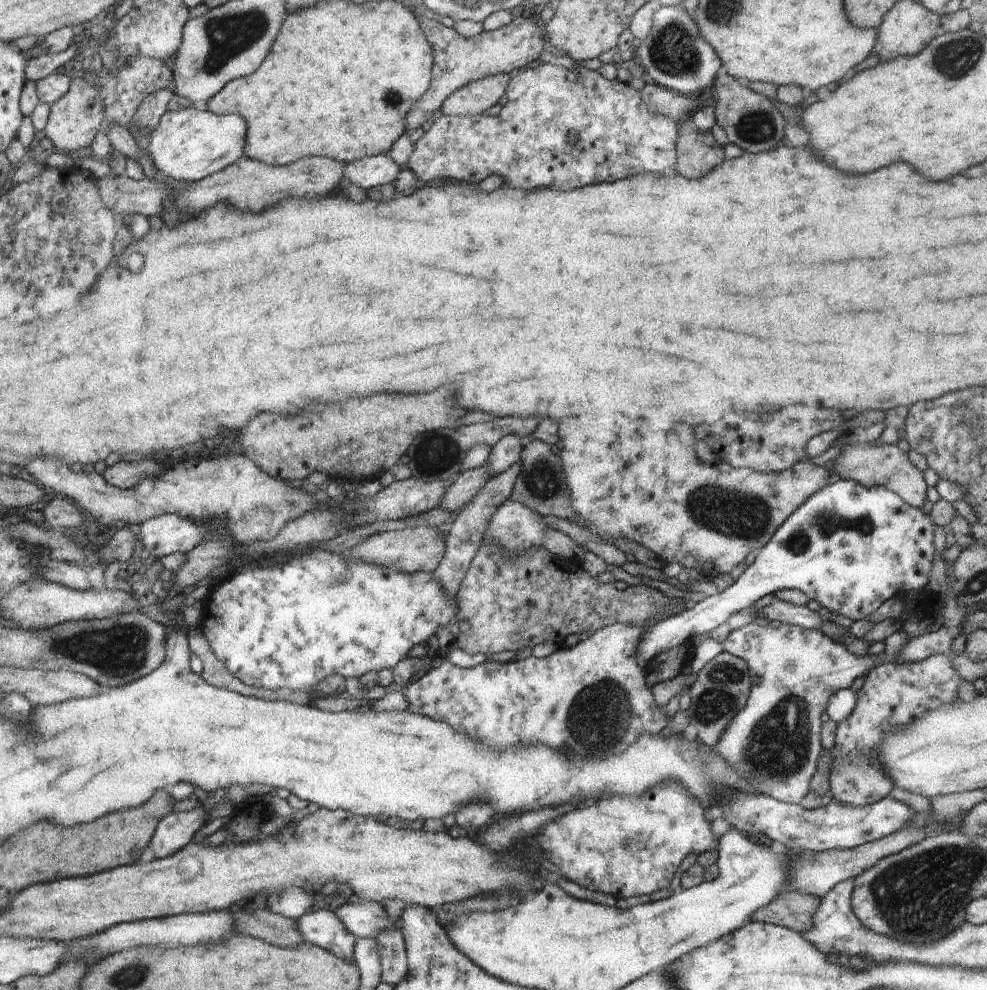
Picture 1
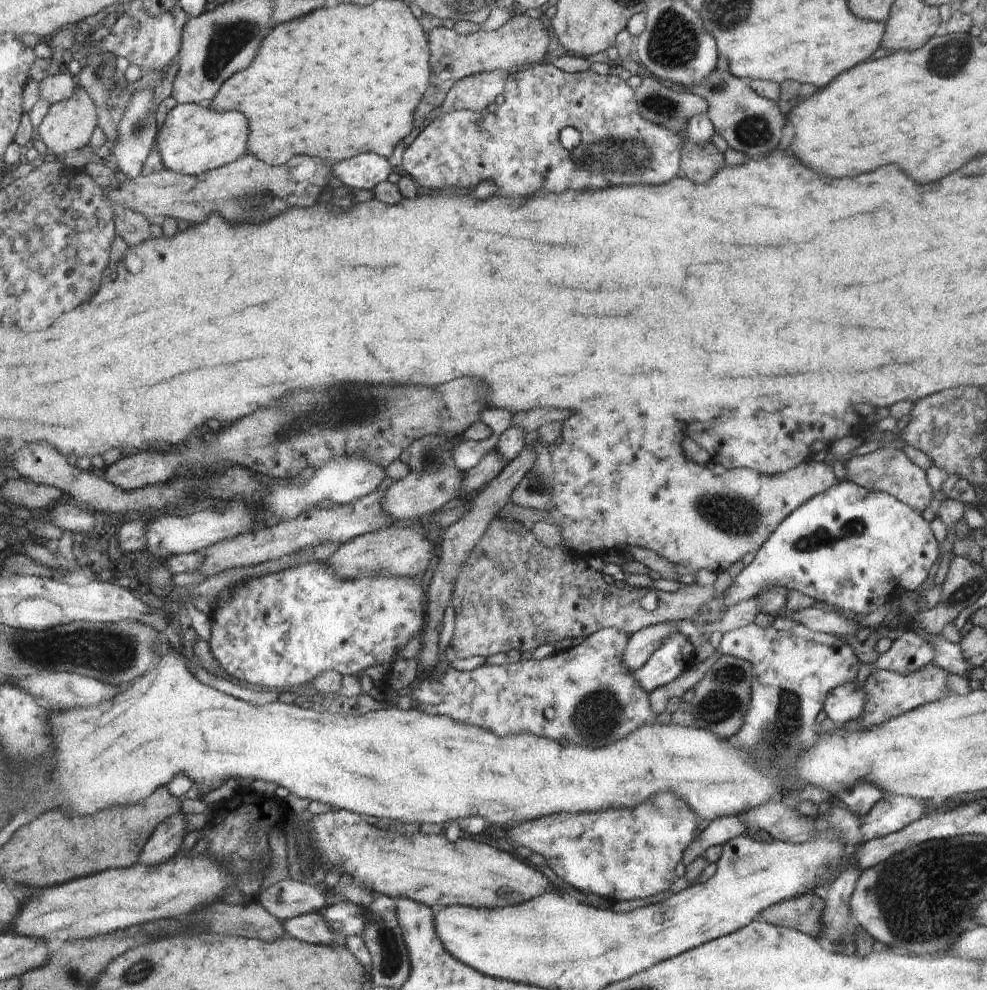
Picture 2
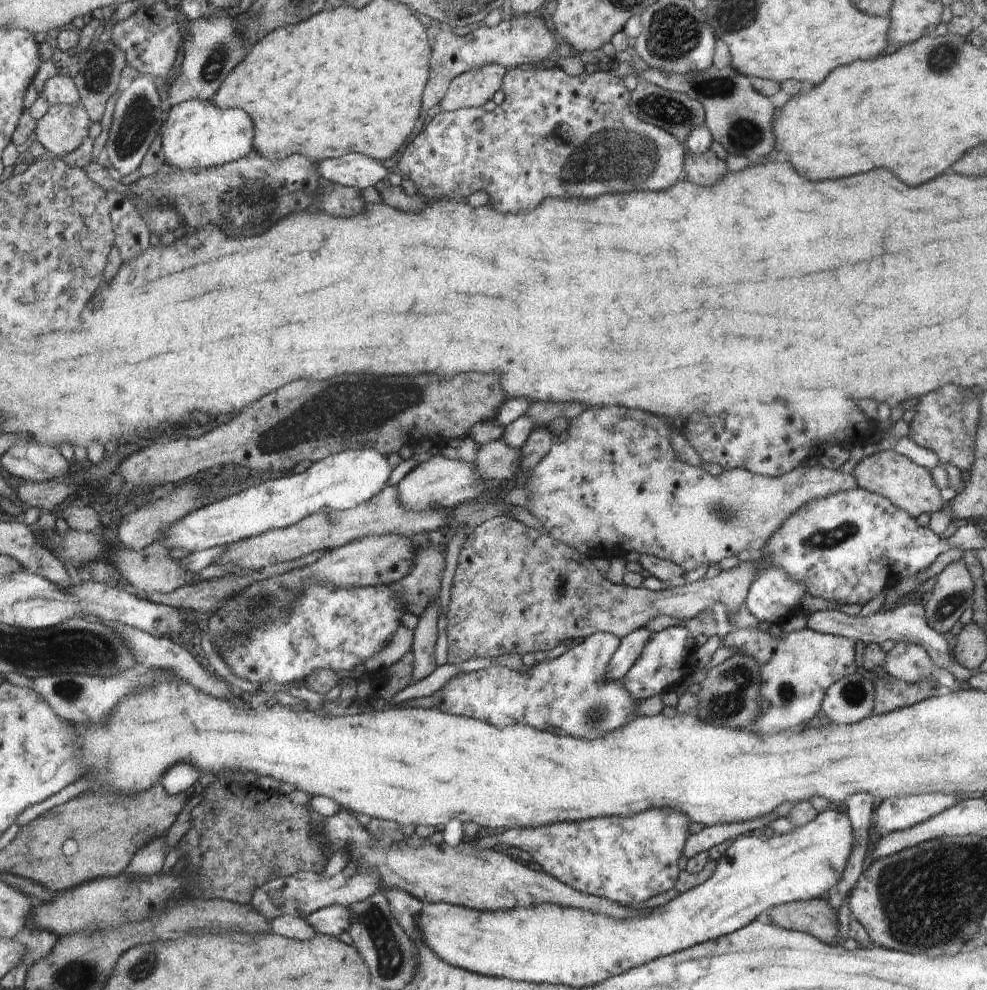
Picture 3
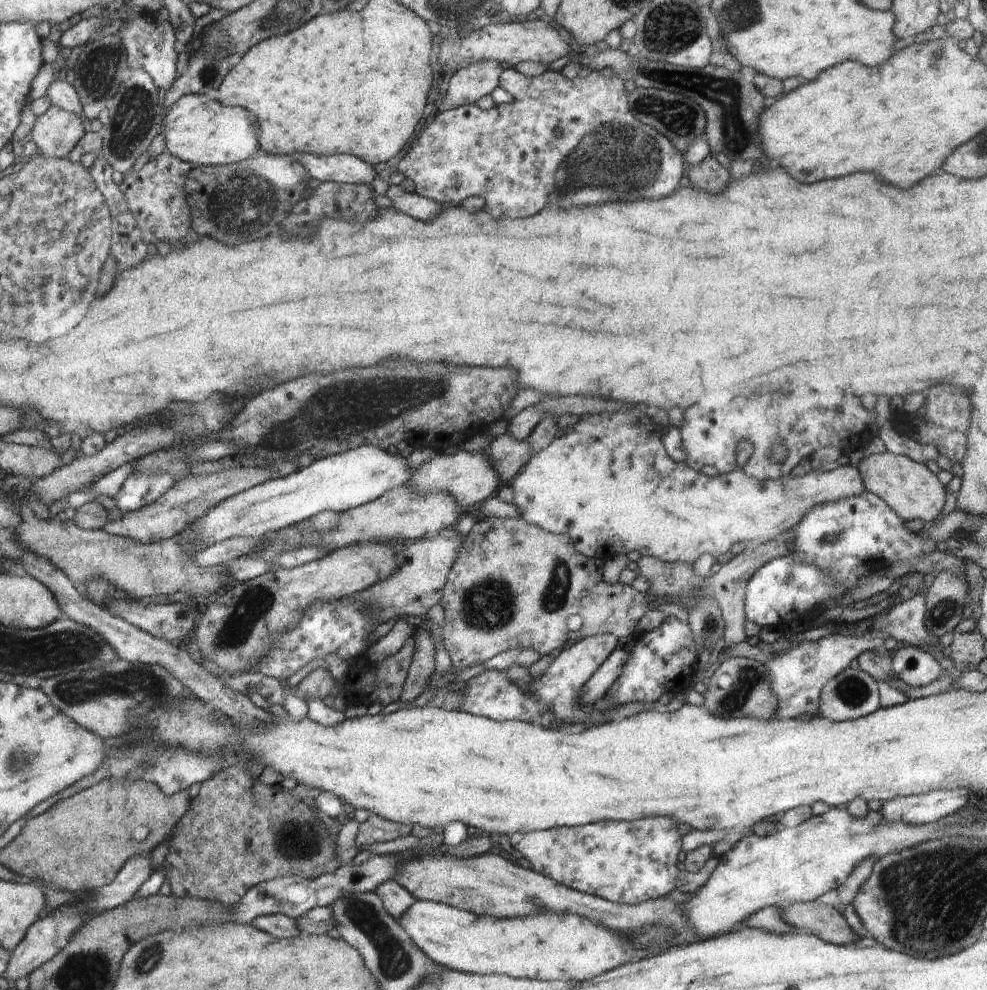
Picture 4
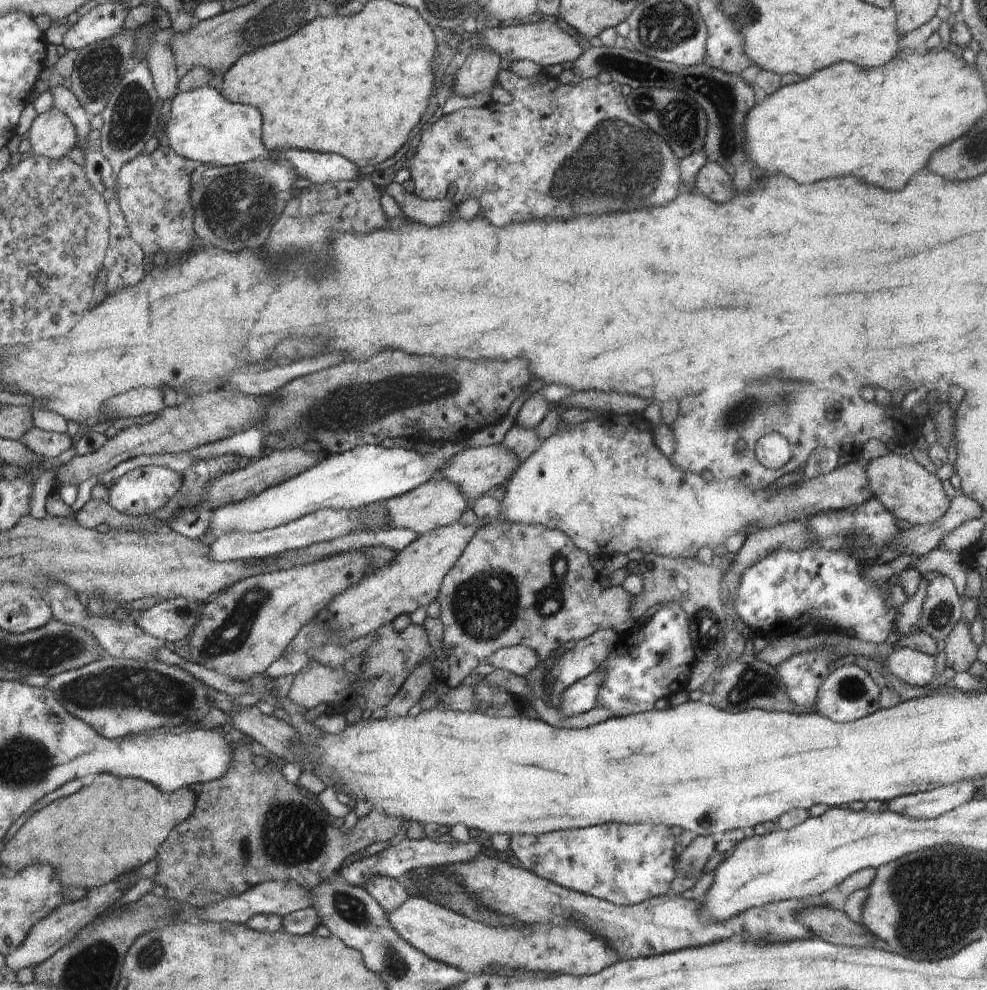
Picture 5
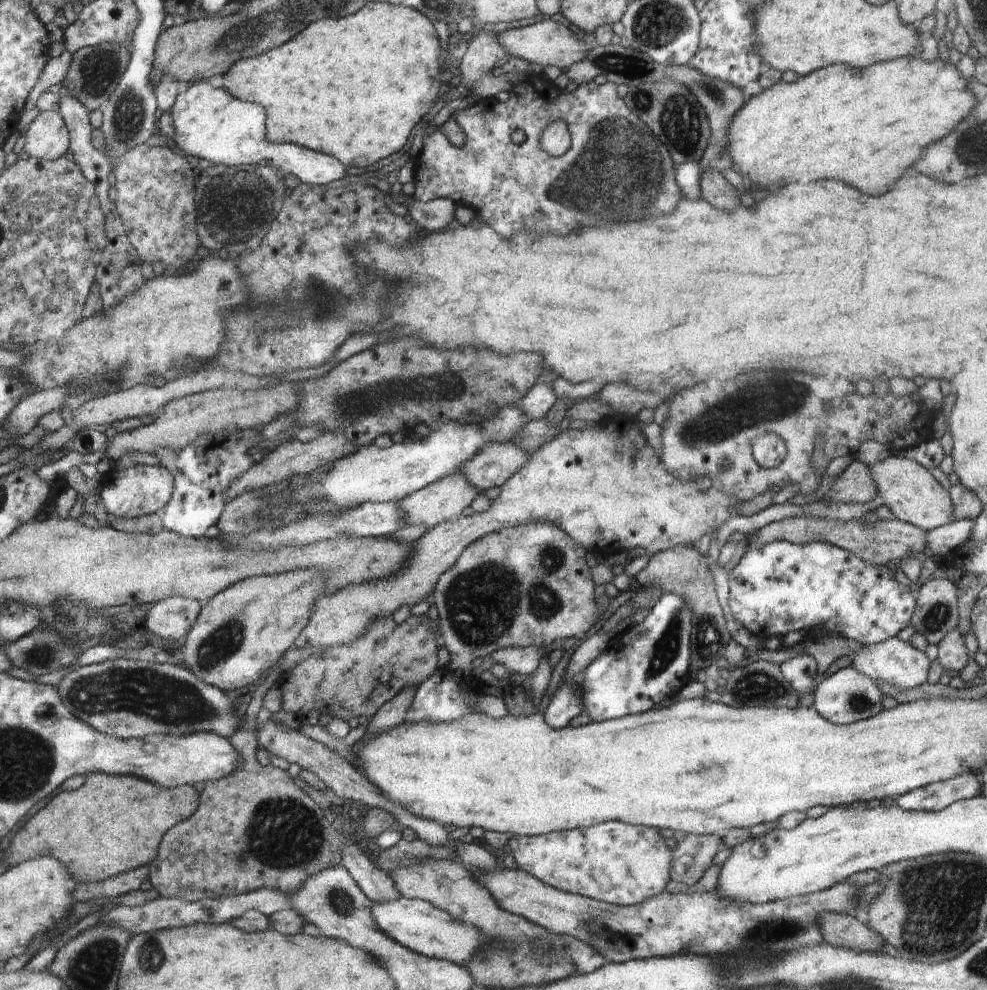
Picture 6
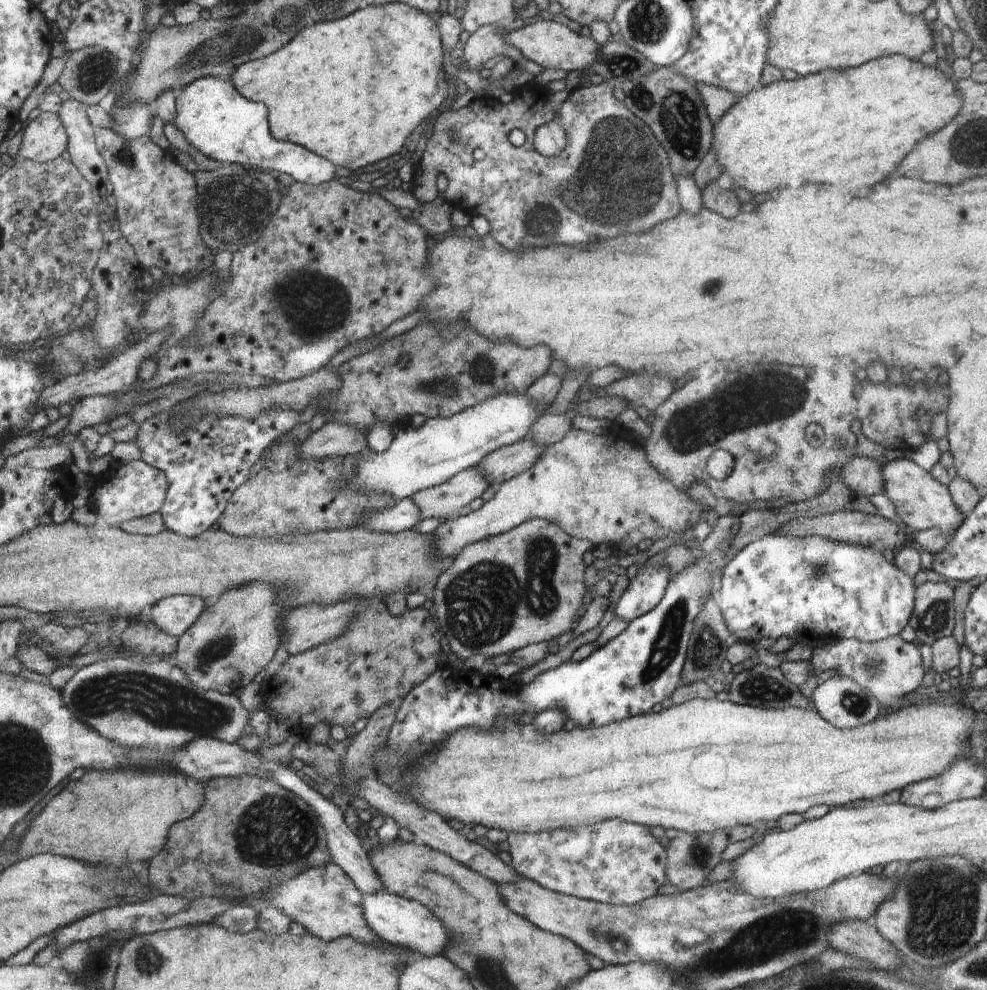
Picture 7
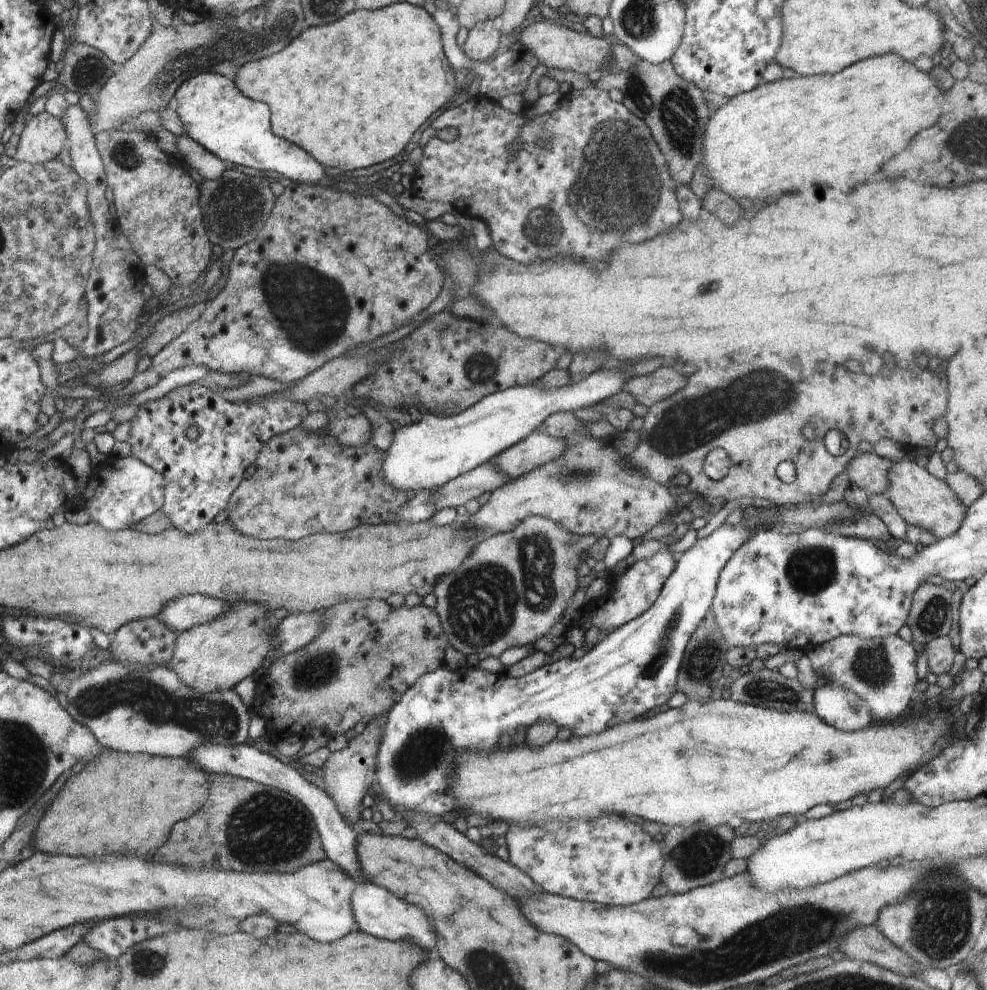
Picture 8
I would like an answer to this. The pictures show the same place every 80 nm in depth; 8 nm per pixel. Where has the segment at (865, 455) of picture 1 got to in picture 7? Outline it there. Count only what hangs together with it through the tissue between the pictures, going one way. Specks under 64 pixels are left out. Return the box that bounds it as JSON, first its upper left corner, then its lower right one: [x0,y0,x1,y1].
[882,459,964,533]

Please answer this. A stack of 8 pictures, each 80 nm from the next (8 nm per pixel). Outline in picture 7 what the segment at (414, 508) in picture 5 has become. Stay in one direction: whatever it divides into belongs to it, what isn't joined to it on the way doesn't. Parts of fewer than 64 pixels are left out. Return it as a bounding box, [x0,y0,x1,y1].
[411,467,488,520]

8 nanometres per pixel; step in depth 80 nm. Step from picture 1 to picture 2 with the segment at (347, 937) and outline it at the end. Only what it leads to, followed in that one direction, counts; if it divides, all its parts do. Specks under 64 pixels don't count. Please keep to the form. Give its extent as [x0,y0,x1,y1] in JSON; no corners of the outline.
[284,912,346,947]

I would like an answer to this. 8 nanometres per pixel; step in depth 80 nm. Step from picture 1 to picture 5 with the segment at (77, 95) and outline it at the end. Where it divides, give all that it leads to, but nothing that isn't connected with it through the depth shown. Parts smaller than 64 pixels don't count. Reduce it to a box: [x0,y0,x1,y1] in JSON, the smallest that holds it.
[28,106,80,159]

